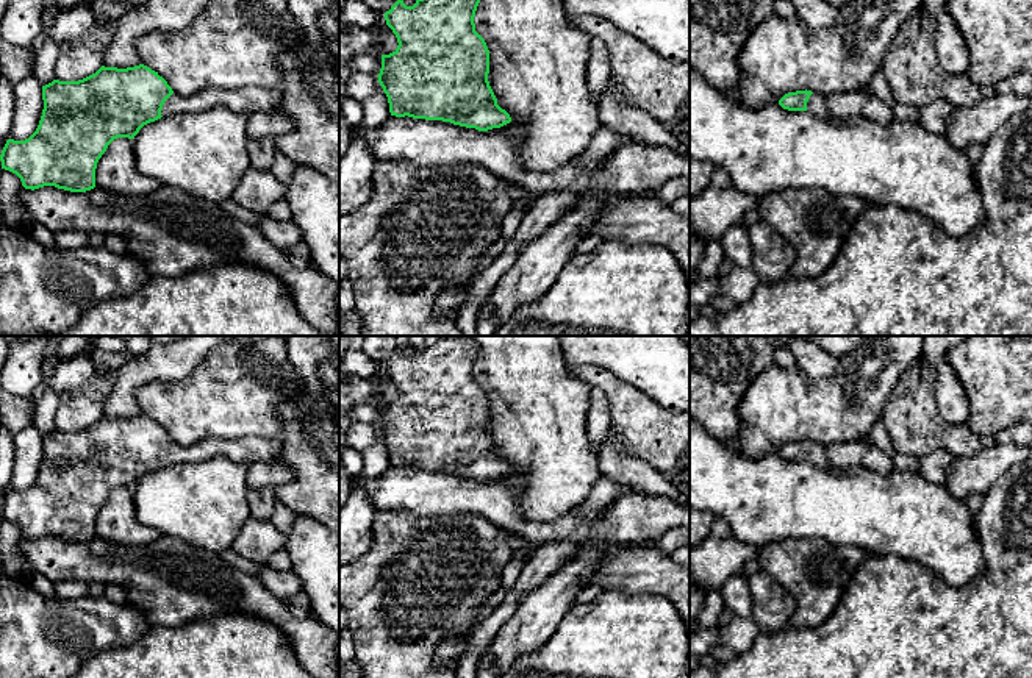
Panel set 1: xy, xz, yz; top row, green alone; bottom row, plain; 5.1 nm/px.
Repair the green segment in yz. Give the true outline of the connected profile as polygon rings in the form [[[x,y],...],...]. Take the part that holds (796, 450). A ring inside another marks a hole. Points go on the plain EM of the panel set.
[[[807,439],[785,444],[779,455],[788,461],[810,461],[818,467],[829,466],[826,445]]]

